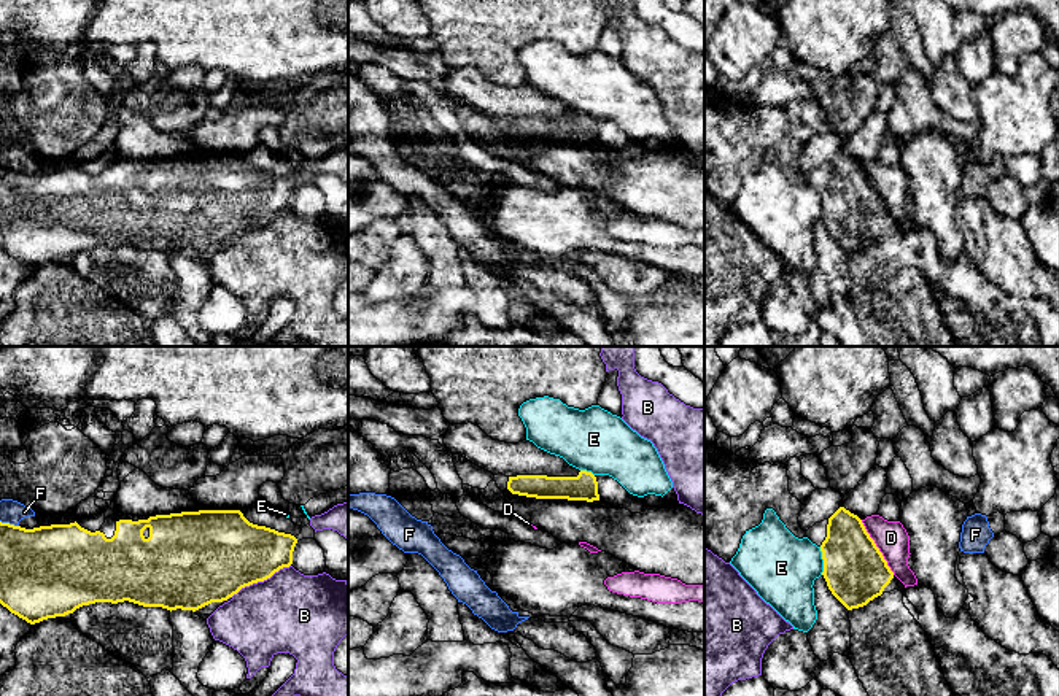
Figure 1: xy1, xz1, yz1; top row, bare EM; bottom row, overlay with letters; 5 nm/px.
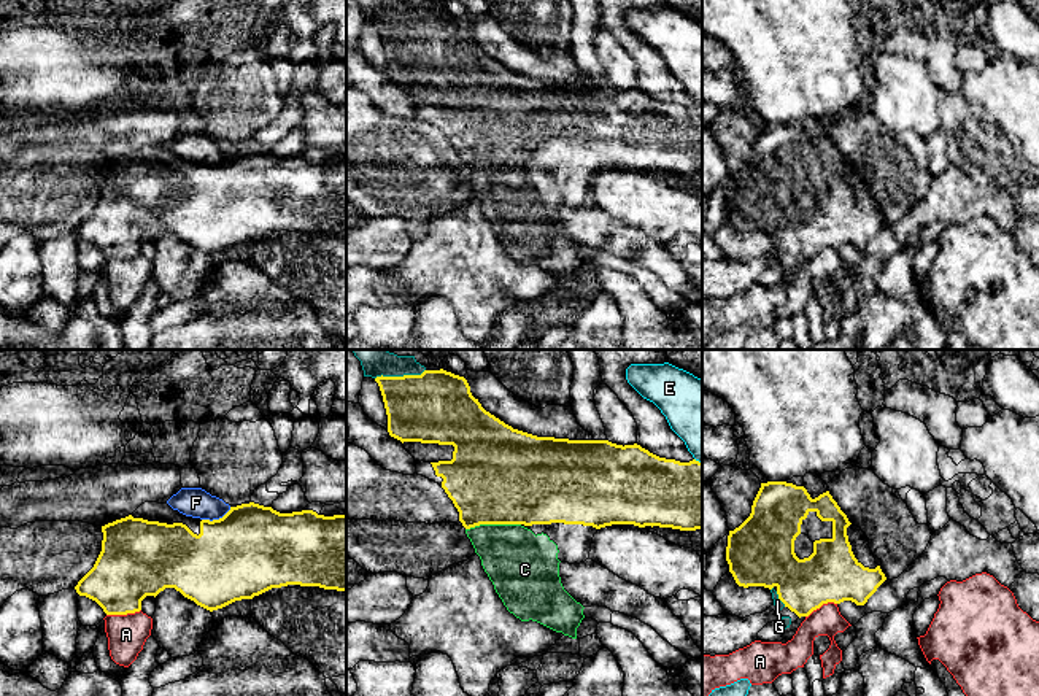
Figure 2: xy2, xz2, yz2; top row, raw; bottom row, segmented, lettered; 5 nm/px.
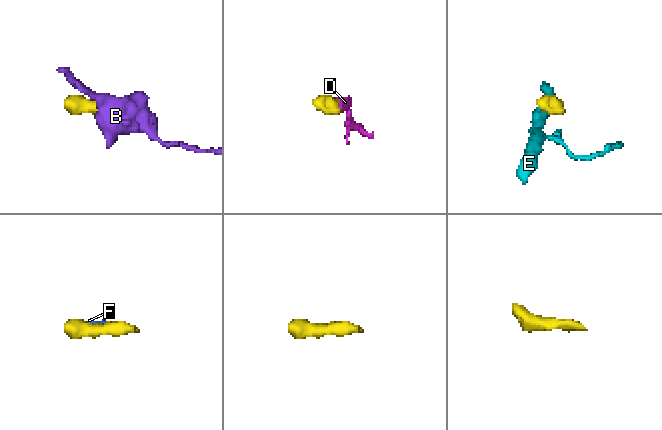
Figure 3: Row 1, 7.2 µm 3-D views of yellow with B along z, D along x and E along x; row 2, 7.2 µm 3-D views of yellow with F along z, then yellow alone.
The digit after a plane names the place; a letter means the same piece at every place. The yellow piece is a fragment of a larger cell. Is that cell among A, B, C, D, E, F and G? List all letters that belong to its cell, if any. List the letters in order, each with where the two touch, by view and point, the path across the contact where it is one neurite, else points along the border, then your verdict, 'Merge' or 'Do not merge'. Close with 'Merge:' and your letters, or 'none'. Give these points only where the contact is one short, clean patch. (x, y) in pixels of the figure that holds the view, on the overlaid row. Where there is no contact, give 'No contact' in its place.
A: Touches yellow at xy2 (123, 614). Do not merge
B: Touches yellow at xy1 (259, 580). Do not merge
C: Touches yellow at xz2 (493, 523). Merge
D: Touches yellow at yz1 (876, 547). Merge
E: Touches yellow at yz1 (824, 561). Do not merge
F: Touches yellow at xy2 (216, 520). Do not merge
G: Touches yellow at xz2 (399, 377). Merge
Merge: C, D, G

